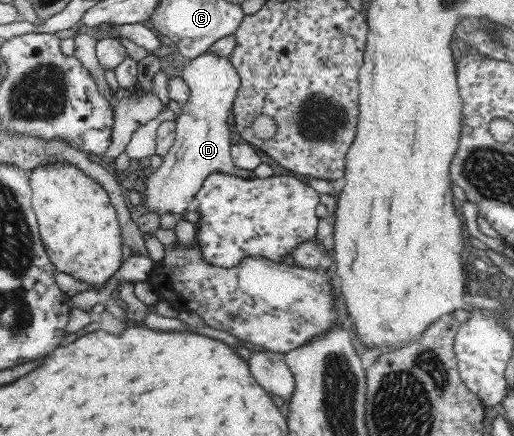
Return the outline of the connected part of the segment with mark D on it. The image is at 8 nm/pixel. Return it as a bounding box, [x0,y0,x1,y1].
[145,51,254,216]

